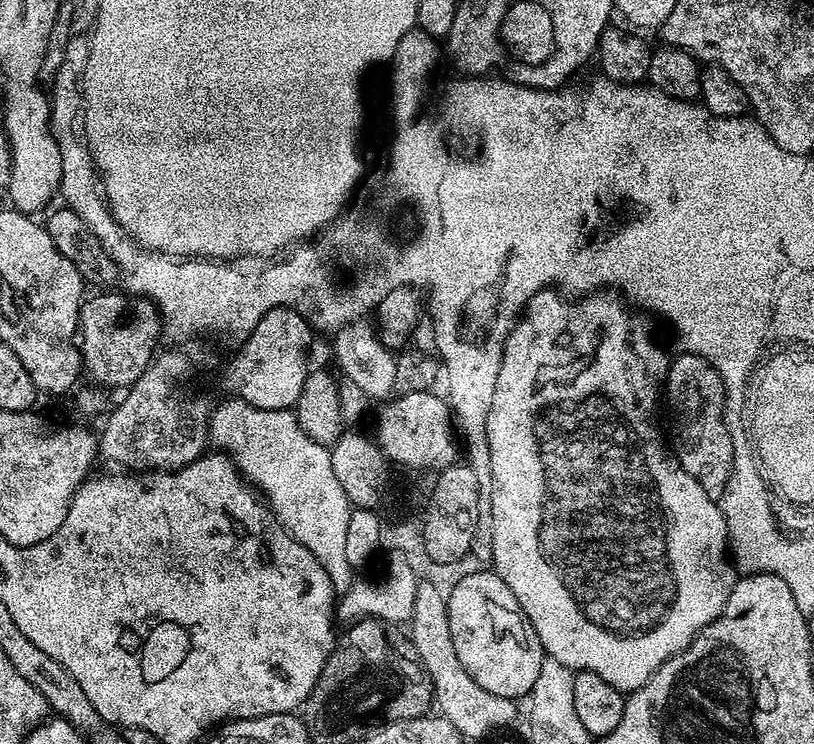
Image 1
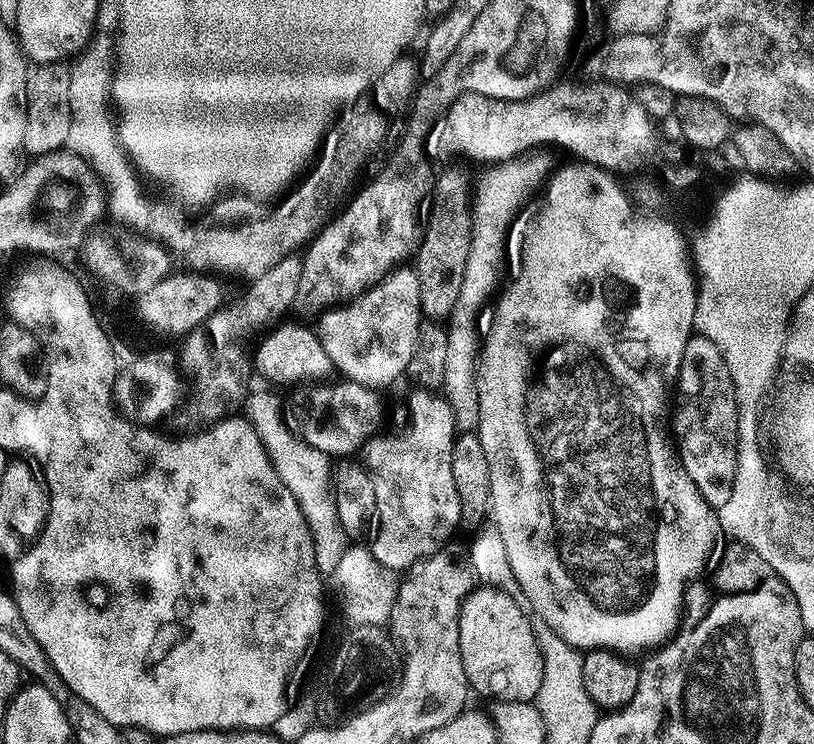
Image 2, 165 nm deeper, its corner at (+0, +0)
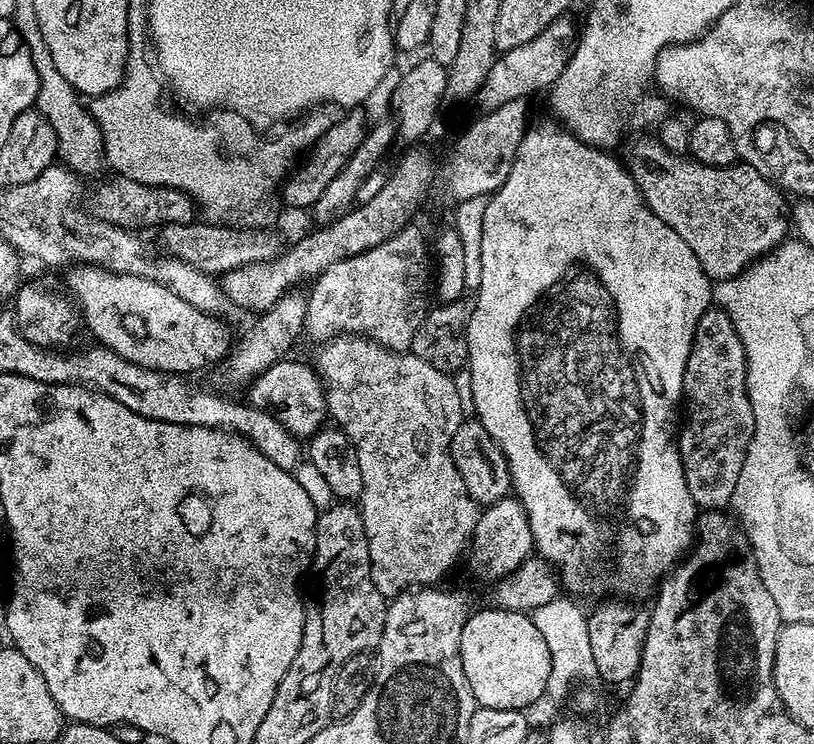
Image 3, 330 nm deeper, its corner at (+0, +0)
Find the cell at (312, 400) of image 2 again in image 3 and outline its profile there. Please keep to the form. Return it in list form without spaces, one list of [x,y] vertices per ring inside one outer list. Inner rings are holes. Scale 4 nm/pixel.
[[[291,358],[280,360],[252,380],[247,388],[247,403],[254,408],[263,408],[275,420],[282,422],[282,426],[286,426],[288,433],[294,437],[299,437],[304,427],[305,437],[315,436],[322,427],[321,422],[329,419],[324,381],[309,363],[300,363]],[[316,419],[324,421],[318,422]]]

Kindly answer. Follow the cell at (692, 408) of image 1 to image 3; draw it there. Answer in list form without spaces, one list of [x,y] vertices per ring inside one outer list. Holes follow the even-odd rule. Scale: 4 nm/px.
[[[709,307],[698,318],[684,371],[682,400],[685,405],[688,403],[688,417],[683,417],[678,443],[686,486],[701,509],[727,509],[754,434],[754,410],[746,386],[744,347],[734,322],[721,308]]]

